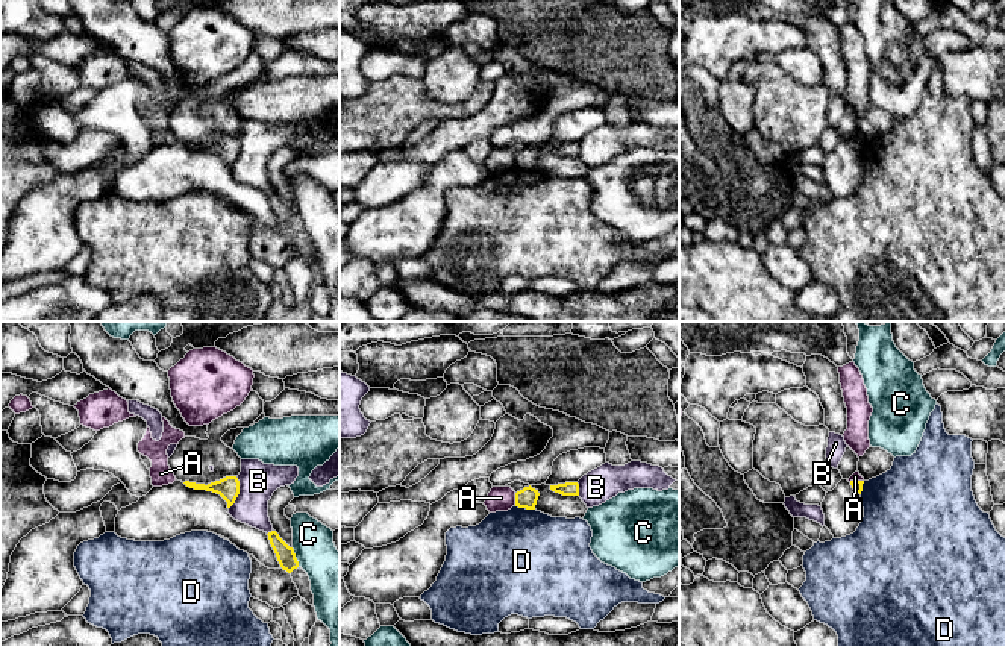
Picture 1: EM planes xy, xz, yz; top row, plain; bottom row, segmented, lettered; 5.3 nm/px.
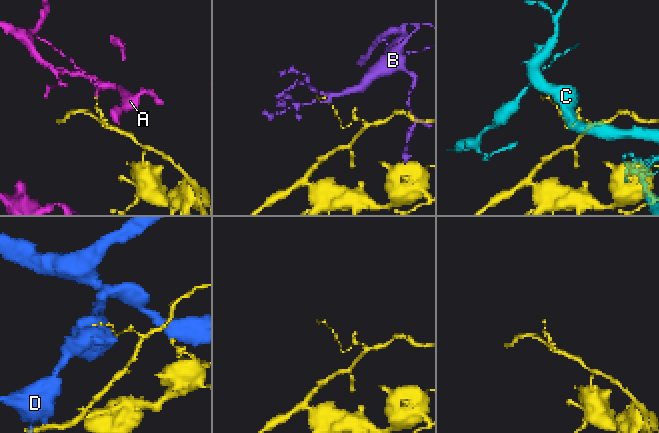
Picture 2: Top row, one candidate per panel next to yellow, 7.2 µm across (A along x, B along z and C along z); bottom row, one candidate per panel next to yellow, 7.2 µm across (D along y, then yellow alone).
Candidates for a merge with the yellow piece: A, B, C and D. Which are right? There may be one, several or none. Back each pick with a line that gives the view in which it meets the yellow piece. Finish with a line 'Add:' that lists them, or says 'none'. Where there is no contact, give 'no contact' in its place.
Add: none

